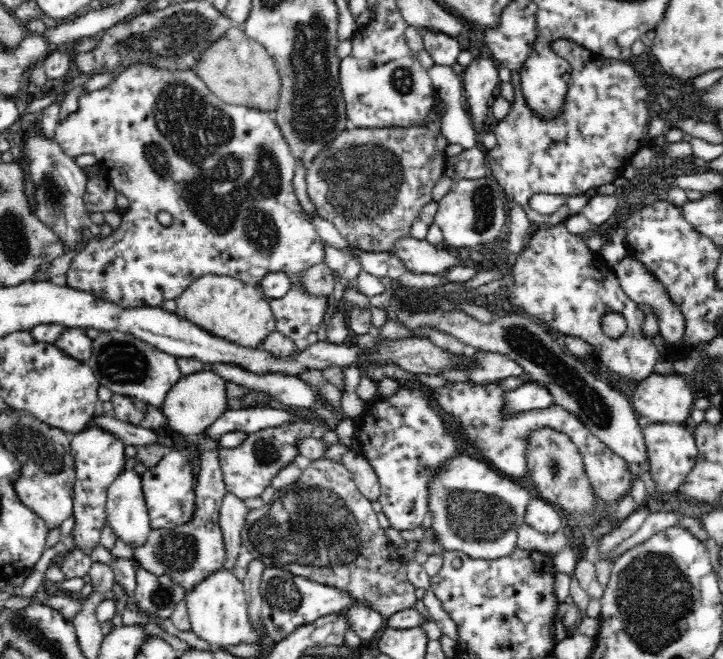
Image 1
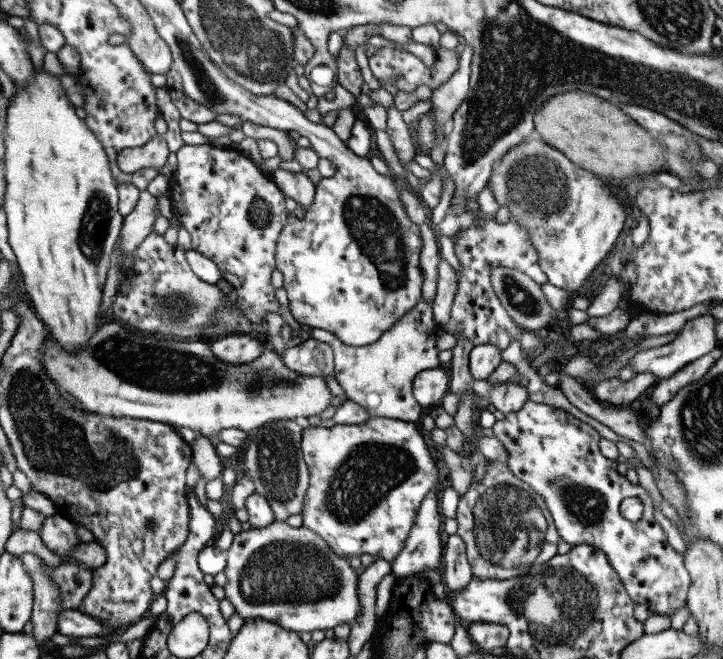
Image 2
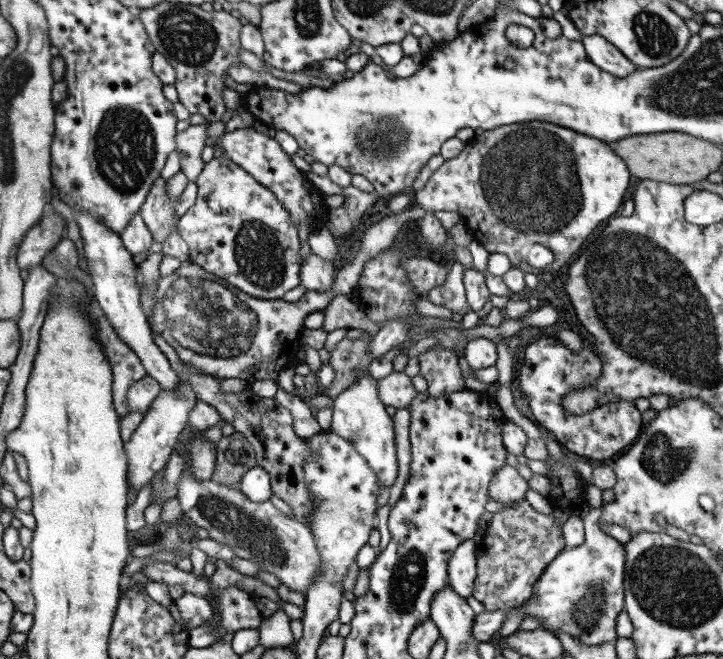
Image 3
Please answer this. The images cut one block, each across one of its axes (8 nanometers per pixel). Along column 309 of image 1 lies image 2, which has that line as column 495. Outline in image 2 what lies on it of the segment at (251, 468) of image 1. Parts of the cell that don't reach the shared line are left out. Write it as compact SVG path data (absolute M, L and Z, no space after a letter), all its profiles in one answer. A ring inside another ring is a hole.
M528 399L524 408L506 415L504 420L498 420L492 430L494 437L502 442L506 450L506 464L510 473L524 483L524 486L530 486L530 491L542 496L561 541L572 546L591 545L602 550L630 598L636 604L646 606L650 612L670 617L680 611L680 608L686 607L690 613L687 592L692 578L684 565L683 554L679 554L668 544L662 526L654 519L654 505L649 493L640 485L630 484L625 476L618 472L617 462L601 454L599 441L602 437L596 429L567 411ZM630 497L640 499L644 505L644 516L638 522L626 520L620 512L620 502Z

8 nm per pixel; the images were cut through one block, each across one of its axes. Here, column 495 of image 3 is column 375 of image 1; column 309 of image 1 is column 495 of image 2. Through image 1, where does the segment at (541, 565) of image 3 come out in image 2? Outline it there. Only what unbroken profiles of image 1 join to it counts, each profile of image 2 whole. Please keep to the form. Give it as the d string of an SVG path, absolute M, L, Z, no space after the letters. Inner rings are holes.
M489 462L484 467L487 468L486 477L476 483L472 481L468 491L460 496L455 516L458 521L457 534L466 543L466 555L473 576L478 579L506 580L528 573L531 564L542 564L559 555L557 551L561 538L542 496L530 491L530 486L524 486L524 483L516 479L507 468L508 464L501 462L493 465Z

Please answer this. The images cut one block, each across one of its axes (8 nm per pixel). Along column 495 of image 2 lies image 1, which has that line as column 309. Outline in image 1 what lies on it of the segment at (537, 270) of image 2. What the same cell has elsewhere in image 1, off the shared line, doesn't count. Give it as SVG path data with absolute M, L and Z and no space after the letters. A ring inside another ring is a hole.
M132 64L132 66L128 66L126 70L123 70L122 74L118 75L109 86L84 93L78 99L77 110L68 114L63 123L57 123L54 140L72 159L81 154L94 154L98 159L96 164L100 168L102 179L110 184L111 190L127 198L130 206L129 210L132 210L132 212L126 212L124 222L121 222L120 228L114 229L112 234L107 237L90 238L84 249L74 256L67 270L66 284L68 286L92 293L95 297L113 302L124 308L160 307L164 300L176 300L193 280L205 274L226 275L258 286L266 274L285 272L290 278L290 290L280 298L269 298L271 311L276 321L276 328L284 336L291 338L297 350L300 351L319 341L316 332L318 332L318 326L320 326L320 322L324 318L328 298L304 292L302 287L298 285L298 278L310 266L324 262L325 242L316 233L308 214L302 209L302 205L296 193L294 193L292 180L297 169L296 158L291 153L288 141L284 138L280 127L270 120L270 112L261 111L254 107L226 104L206 87L206 84L193 70L174 70L173 72L173 70L155 68L146 64ZM162 211L170 213L172 219L174 219L169 226L163 226L157 220L158 214Z

